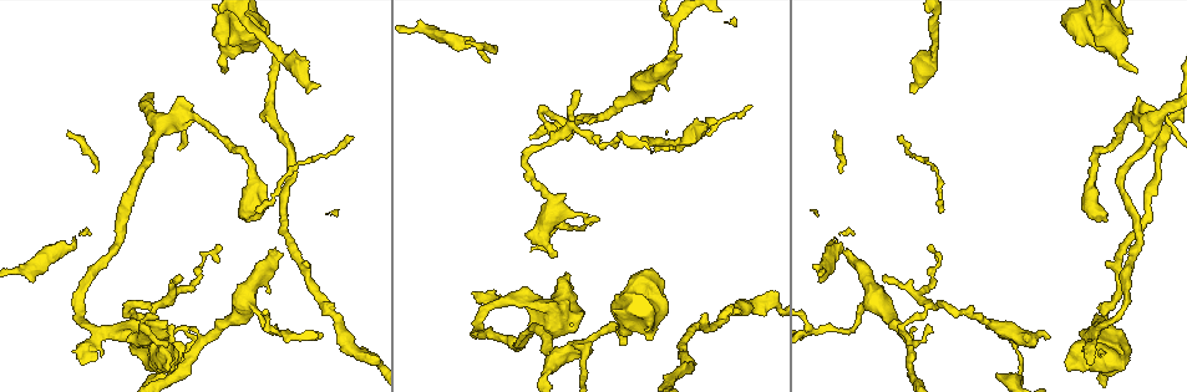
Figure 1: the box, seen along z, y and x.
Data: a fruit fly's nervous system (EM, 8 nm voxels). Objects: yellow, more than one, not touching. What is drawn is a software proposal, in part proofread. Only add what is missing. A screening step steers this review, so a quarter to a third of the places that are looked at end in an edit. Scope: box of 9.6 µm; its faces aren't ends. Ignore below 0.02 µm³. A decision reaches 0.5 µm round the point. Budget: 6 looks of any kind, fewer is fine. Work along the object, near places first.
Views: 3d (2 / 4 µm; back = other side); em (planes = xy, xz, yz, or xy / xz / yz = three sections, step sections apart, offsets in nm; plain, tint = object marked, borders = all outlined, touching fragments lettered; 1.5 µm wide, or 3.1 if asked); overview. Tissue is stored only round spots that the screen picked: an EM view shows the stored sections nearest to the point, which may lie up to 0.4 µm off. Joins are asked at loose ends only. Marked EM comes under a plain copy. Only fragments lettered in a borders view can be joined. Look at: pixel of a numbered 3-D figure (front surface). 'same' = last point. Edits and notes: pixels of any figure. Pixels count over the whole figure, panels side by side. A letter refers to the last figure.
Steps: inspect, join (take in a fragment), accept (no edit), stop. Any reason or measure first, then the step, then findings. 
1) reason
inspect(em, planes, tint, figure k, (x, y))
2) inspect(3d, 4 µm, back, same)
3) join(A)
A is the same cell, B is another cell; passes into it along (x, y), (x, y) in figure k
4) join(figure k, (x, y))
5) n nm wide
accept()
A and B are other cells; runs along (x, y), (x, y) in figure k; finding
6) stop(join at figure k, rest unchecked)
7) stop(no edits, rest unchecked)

free end
inspect(3d, 4 µm, figure 1, (622, 344))

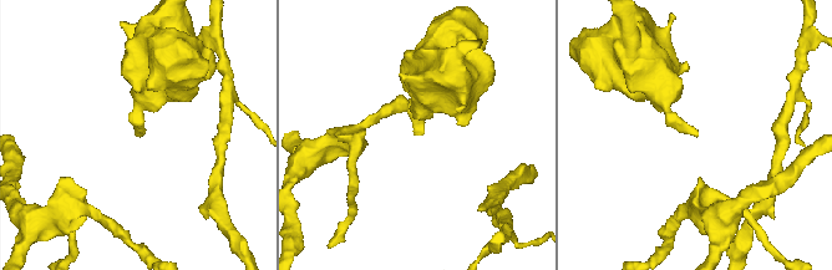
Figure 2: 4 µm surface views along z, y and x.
inspect(em, yz, step 8, tint, figure 2, (422, 131))

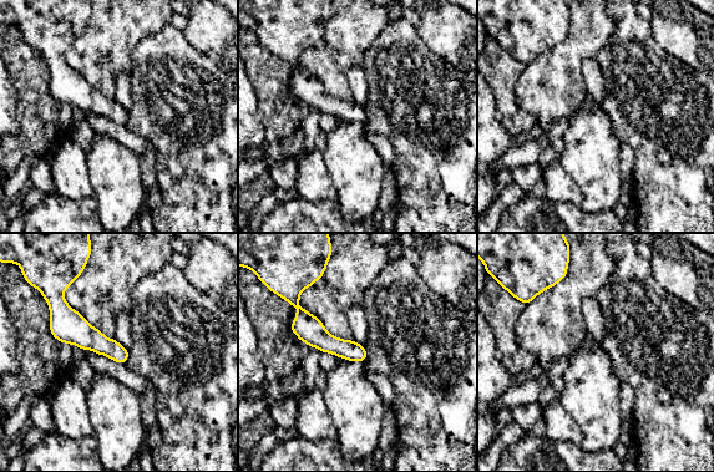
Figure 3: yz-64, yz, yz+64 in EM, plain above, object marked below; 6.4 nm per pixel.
inspect(em, yz, step 8, borders, same)

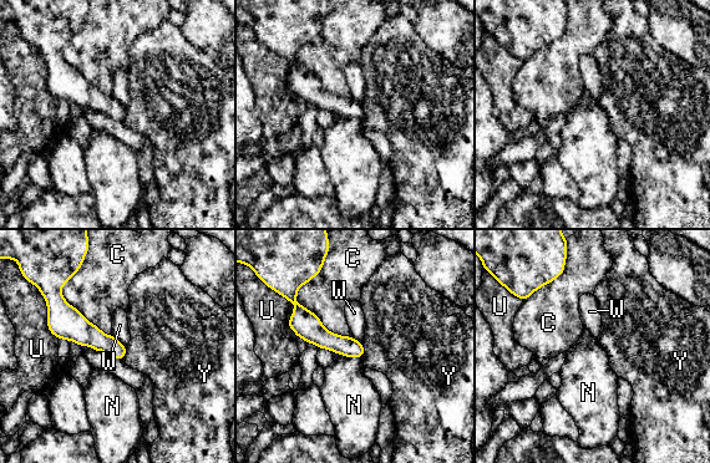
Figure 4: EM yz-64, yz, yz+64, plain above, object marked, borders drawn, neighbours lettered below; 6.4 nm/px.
accept()
C, N, U, W and Y are other cells; runs along (297, 309), (325, 339), (360, 354) in figure 4; none of them fits

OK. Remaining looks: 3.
free end
inspect(3d, 4 µm, figure 1, (556, 251))

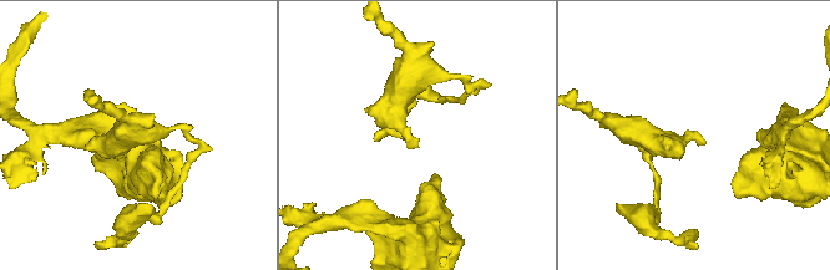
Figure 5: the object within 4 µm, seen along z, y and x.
inspect(em, planes, borders, figure 5, (698, 144))

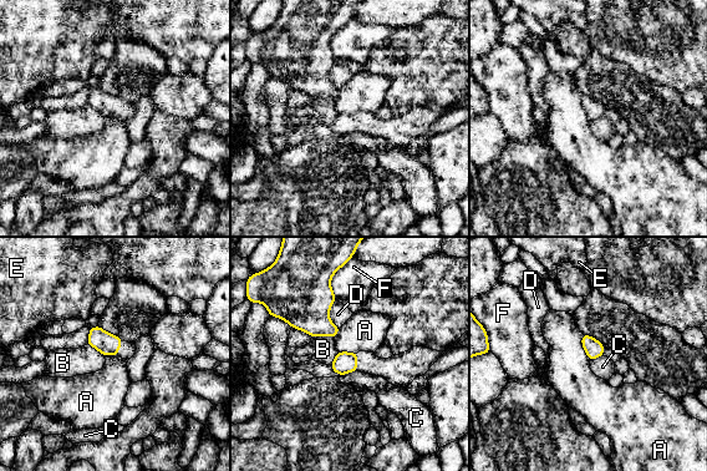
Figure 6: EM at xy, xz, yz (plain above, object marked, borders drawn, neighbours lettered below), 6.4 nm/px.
D touches over 190 nm
accept()
A, B, C, D, E and F are other cells; none of them fits

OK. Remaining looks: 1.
an open end
inspect(em, planes, borders, figure 1, (479, 295))

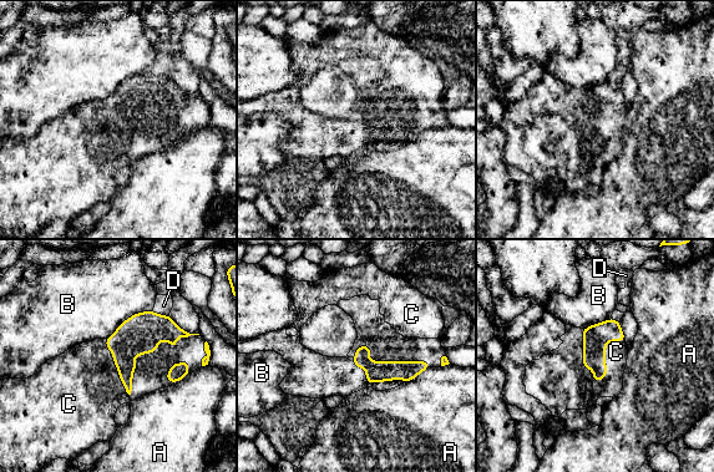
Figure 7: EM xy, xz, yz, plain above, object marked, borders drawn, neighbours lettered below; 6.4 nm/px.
join(C)
C is the same cell, A, B and D are other cells; it goes on there

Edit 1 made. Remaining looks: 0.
stop(join at figure 7, rest unchecked)

